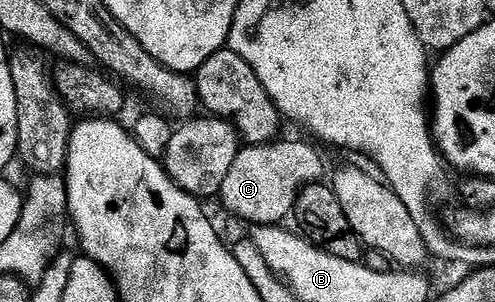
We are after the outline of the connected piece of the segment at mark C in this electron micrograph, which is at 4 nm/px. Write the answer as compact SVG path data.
M314 142L311 143L257 143L254 145L240 146L237 153L237 161L233 161L229 174L225 177L225 185L221 185L218 198L239 219L244 219L250 225L269 227L284 222L283 218L290 216L295 210L295 202L300 191L310 183L320 182L323 176L323 159L319 156L320 148Z

